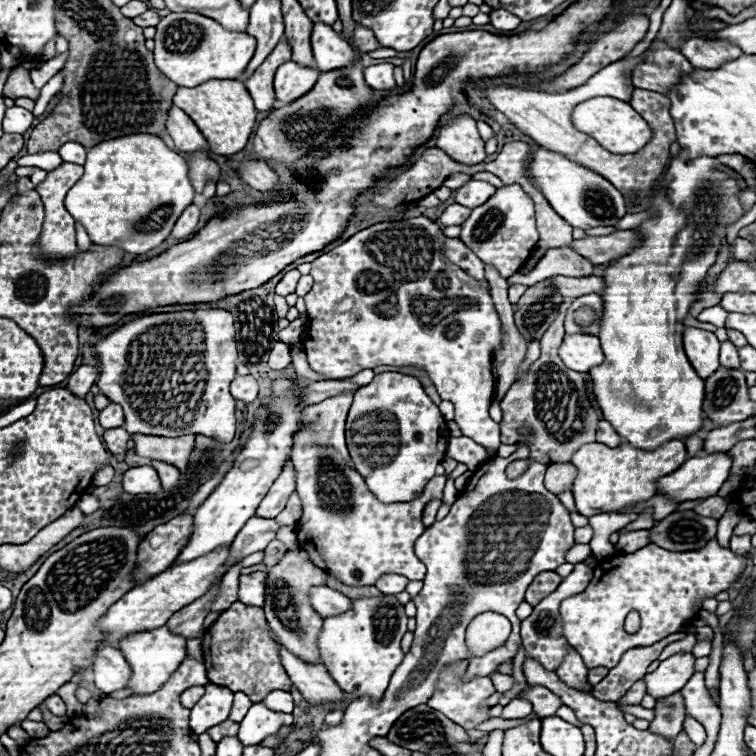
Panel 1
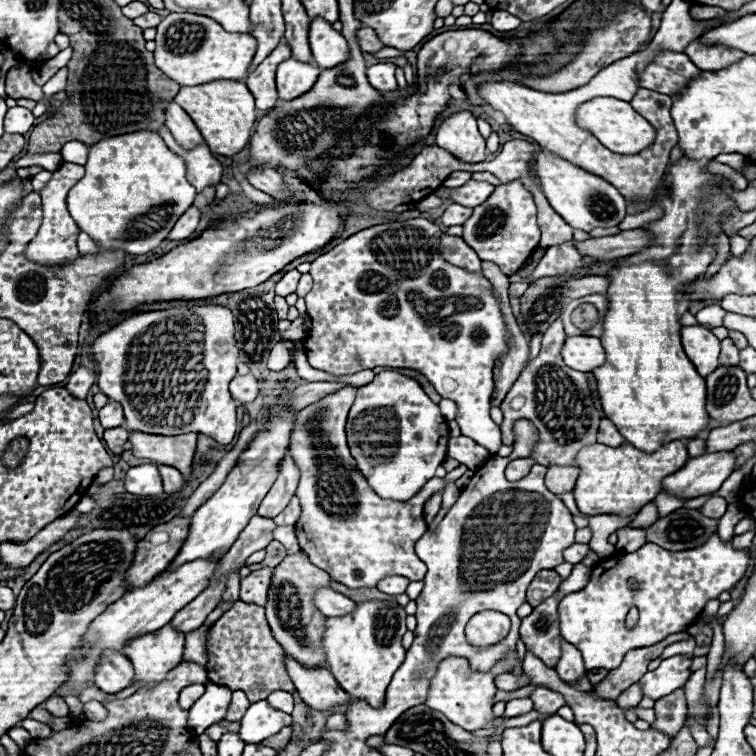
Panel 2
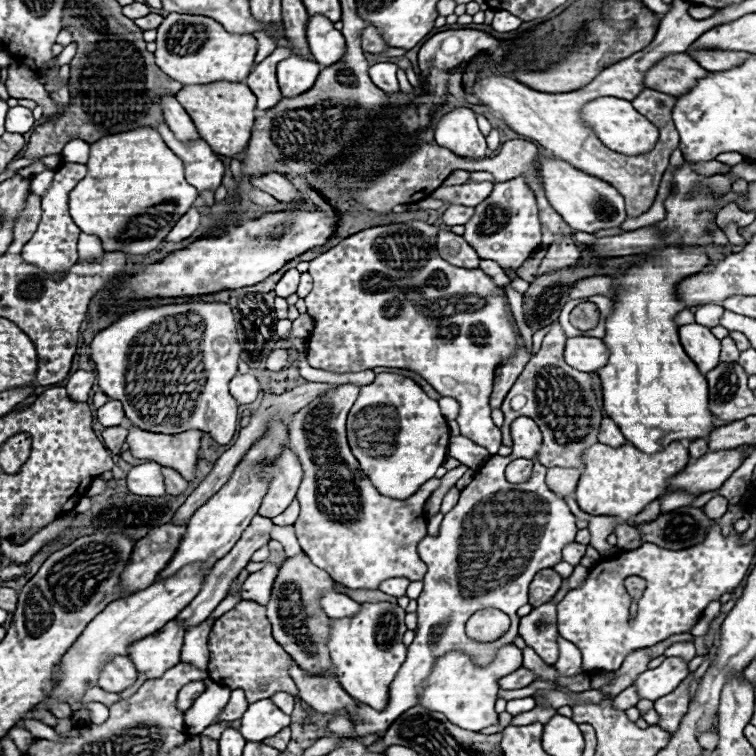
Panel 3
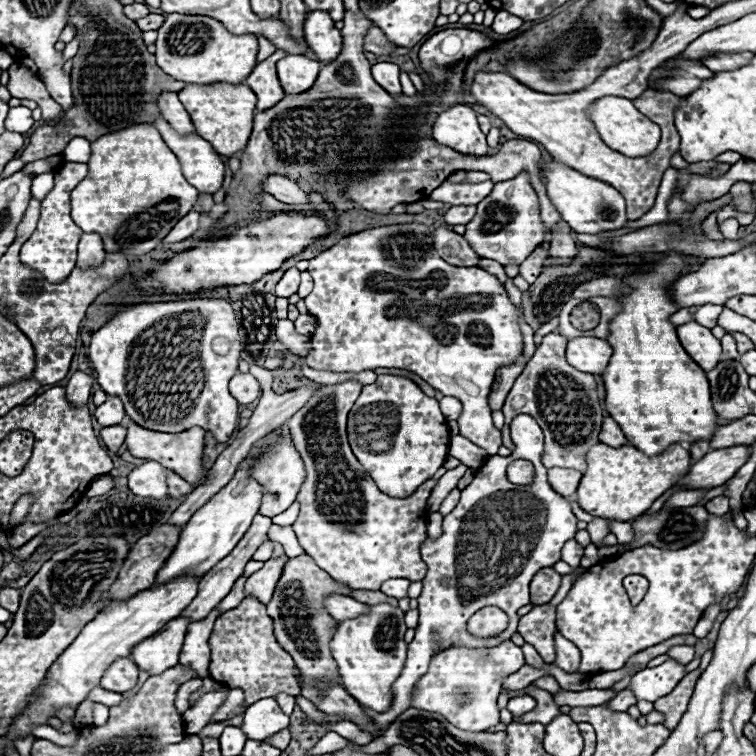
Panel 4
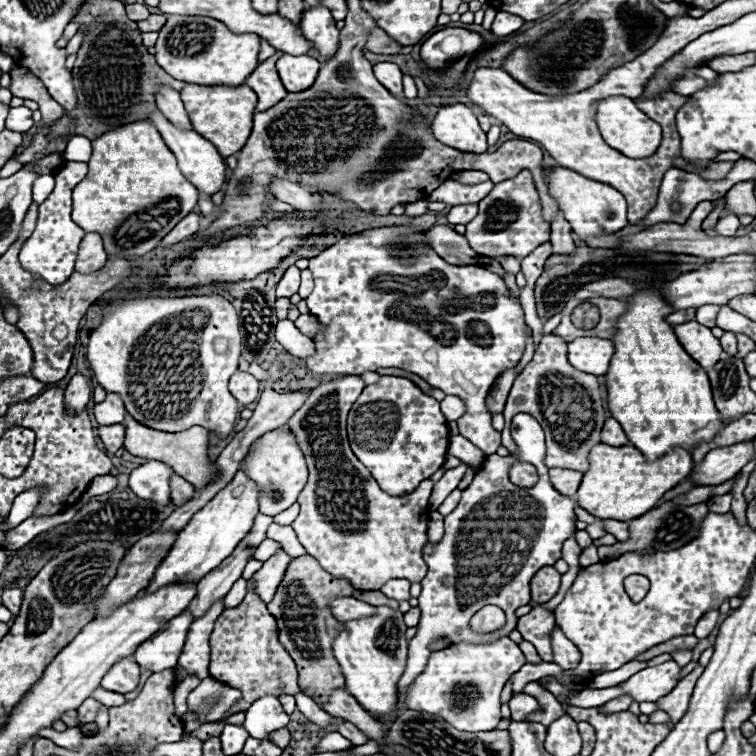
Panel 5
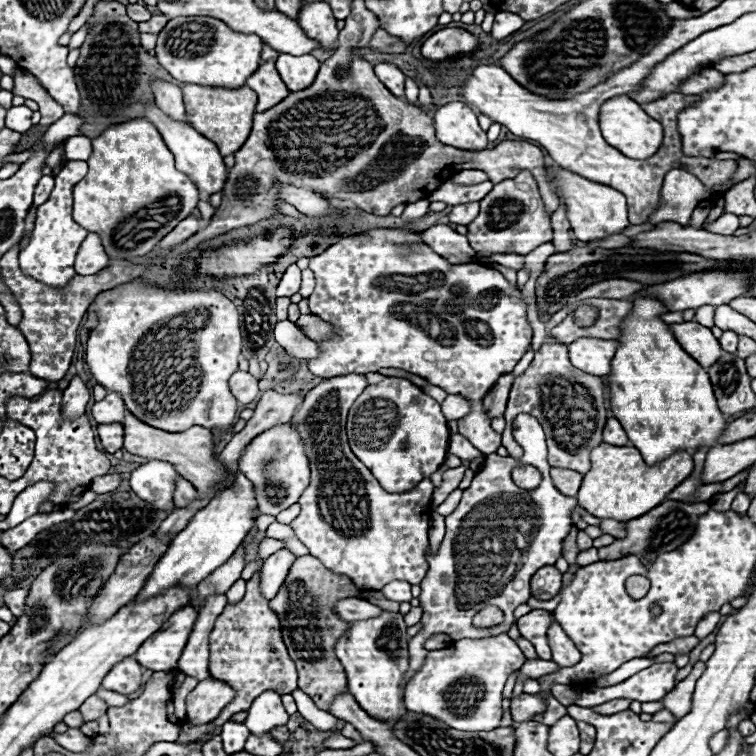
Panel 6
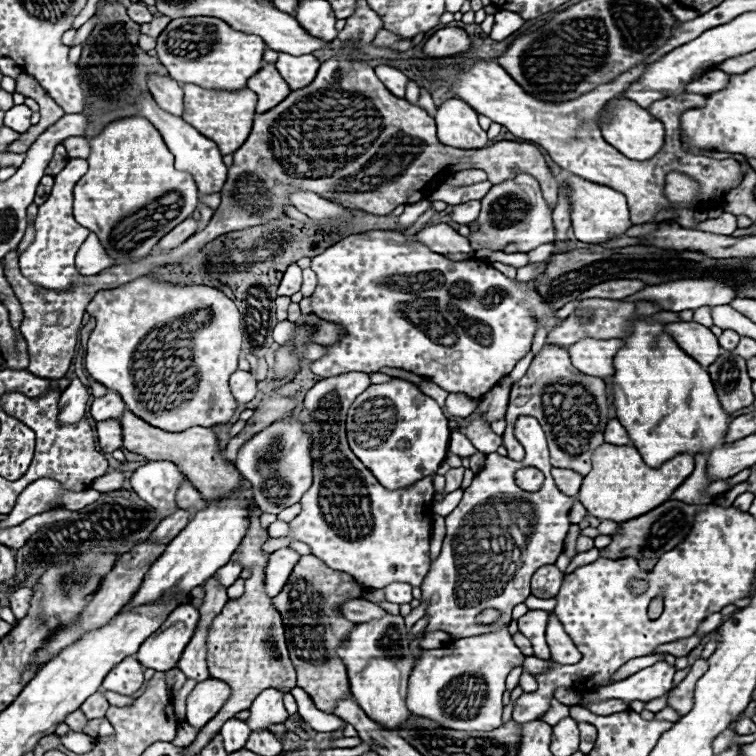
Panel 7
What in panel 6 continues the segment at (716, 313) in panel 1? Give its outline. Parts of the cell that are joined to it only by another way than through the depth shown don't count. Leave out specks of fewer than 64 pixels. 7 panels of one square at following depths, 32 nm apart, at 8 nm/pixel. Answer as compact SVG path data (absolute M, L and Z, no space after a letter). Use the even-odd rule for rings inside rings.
M700 306L700 308L696 310L694 320L700 322L702 326L712 328L712 326L714 326L714 312L716 312L716 306Z

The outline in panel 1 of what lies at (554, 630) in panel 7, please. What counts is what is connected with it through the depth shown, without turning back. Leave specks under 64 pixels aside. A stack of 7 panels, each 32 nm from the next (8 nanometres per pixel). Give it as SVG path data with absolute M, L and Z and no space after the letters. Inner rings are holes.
M570 648L568 656L564 658L564 662L556 670L556 674L558 674L558 678L562 682L566 682L568 686L572 686L574 690L590 692L590 688L588 688L588 668L584 666L580 654L576 654L574 648Z

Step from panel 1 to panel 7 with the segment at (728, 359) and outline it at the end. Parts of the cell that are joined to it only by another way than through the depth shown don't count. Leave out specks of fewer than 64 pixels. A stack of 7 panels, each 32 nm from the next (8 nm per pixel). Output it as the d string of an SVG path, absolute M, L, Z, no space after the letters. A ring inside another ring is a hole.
M724 330L718 340L720 340L720 346L722 346L724 350L736 350L736 344L738 344L740 336L738 336L734 330Z

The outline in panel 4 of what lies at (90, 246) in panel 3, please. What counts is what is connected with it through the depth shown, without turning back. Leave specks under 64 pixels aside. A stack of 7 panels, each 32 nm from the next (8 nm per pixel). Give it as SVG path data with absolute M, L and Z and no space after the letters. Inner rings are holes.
M84 234L78 244L78 262L76 266L88 268L88 266L100 266L104 262L104 248L102 248L102 238L98 234Z

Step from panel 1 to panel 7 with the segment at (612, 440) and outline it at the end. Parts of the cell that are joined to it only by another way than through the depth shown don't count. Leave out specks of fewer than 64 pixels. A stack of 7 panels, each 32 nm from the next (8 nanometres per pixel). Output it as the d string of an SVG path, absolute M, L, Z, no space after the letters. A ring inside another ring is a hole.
M612 418L608 422L608 426L604 430L604 440L608 444L614 444L614 446L626 446L626 444L630 444L630 438L628 438L626 430L622 428L622 424L616 418Z

